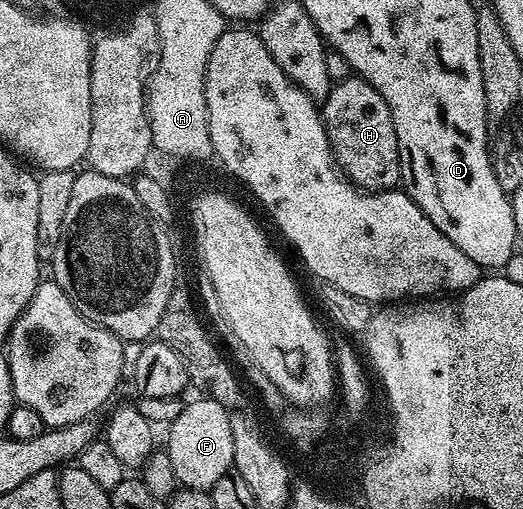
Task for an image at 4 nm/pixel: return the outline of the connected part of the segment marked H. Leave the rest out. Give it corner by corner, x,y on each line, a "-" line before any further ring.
349,77
333,82
328,96
322,100
322,118
336,166
361,191
391,191
401,186
396,126
392,120
390,105
382,101
382,93
378,93
374,85
370,85
359,77

